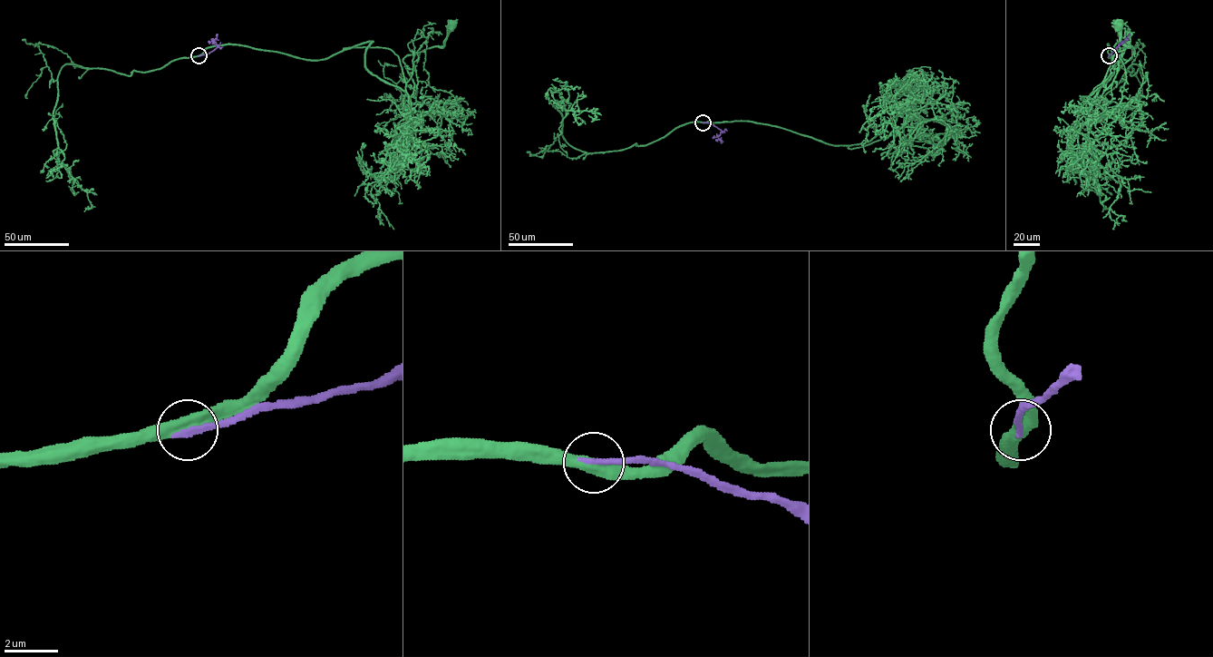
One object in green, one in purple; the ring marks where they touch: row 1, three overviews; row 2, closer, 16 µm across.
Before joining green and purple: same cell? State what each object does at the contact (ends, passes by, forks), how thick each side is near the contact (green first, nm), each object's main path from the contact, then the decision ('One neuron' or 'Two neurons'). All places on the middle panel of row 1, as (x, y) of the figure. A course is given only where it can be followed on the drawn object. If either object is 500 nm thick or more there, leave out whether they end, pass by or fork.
At the ring green passes by. At the ring purple ends. Thickness 480 nm (green) against 240 nm. Course of green: (703, 122), (779, 126), (849, 149), (892, 135), (909, 117), (918, 124), (911, 146), (942, 144), (957, 132). Course of purple: (703, 122), (713, 124), (722, 132), (718, 137), (722, 142). Two neurons

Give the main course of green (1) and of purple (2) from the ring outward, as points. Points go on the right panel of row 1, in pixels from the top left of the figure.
1: (1109, 56), (1108, 44), (1123, 60), (1135, 48), (1112, 57), (1106, 88), (1134, 52), (1118, 25)
2: (1109, 56), (1129, 34)

